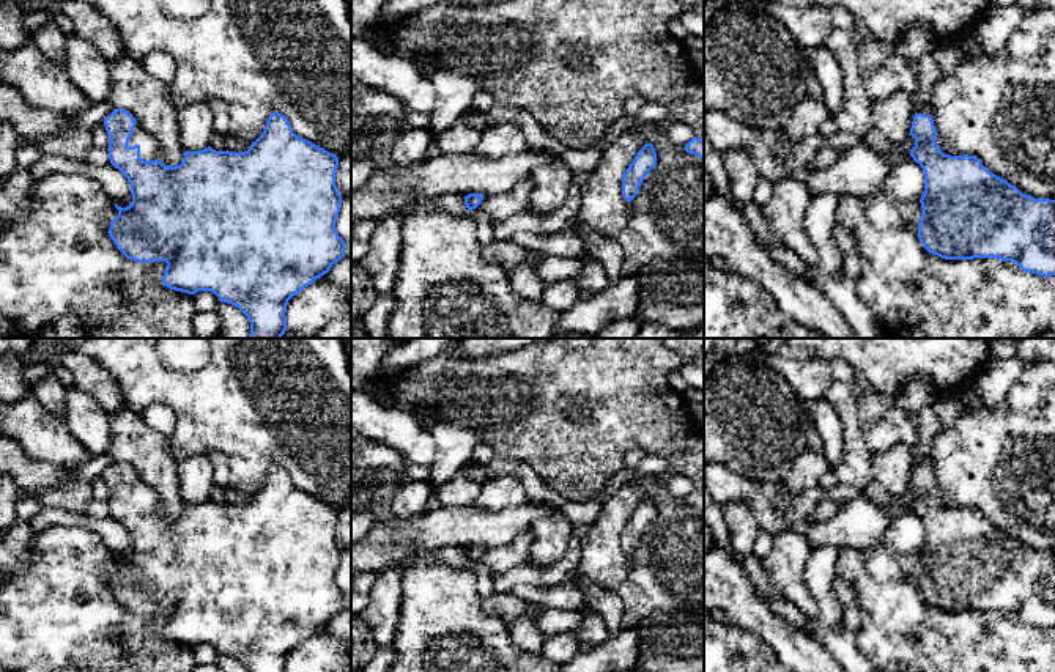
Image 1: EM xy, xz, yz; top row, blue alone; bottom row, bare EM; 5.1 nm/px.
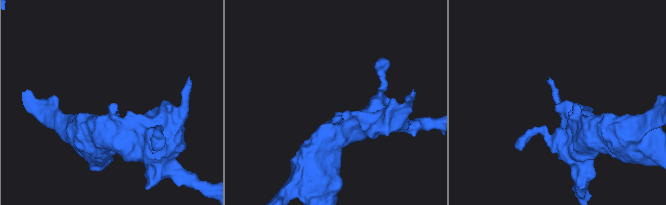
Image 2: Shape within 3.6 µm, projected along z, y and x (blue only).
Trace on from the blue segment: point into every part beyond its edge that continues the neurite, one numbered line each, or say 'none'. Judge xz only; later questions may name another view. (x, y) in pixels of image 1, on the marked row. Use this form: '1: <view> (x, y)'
1: xz (454, 203)

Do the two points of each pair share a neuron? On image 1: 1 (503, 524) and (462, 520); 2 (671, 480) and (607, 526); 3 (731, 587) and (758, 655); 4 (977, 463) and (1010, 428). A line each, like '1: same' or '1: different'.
1: same
2: different
3: different
4: same

